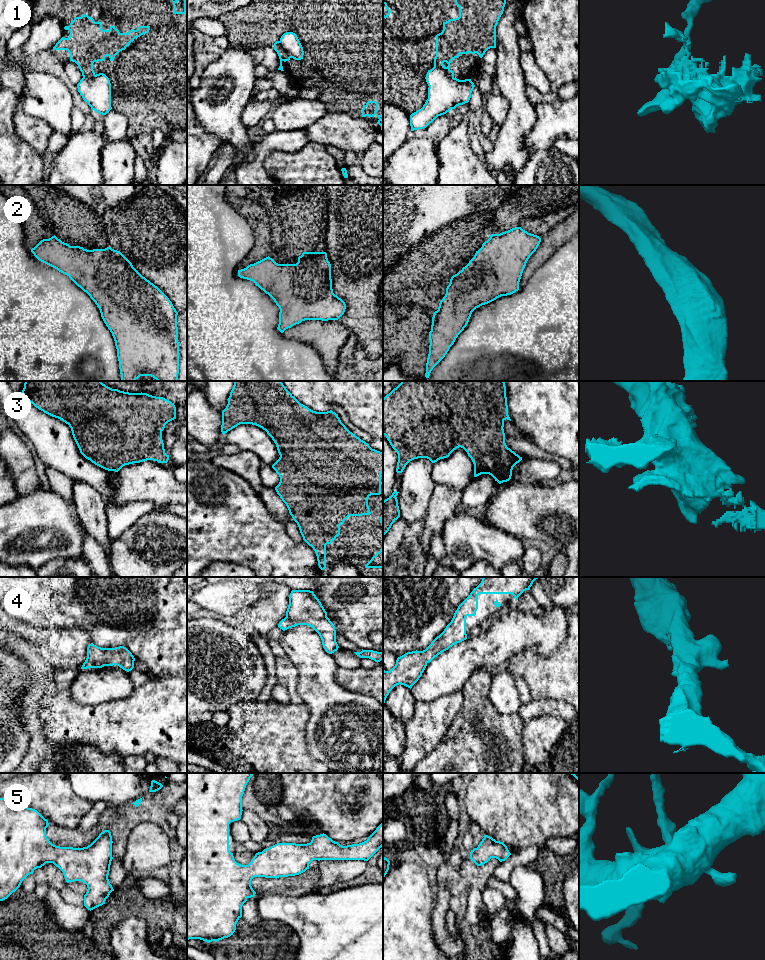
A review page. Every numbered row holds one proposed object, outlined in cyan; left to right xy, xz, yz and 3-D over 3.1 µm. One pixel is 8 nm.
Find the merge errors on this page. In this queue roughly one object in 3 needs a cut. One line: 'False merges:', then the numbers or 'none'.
False merges: 1

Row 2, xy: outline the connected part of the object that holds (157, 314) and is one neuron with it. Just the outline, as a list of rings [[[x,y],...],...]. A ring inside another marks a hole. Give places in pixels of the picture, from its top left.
[[[54,235],[49,239],[41,240],[31,249],[31,252],[39,261],[67,275],[95,302],[115,341],[121,381],[135,381],[140,376],[151,376],[157,381],[178,381],[178,312],[169,298],[143,277],[120,251],[111,247],[87,250],[80,246],[70,246]]]

